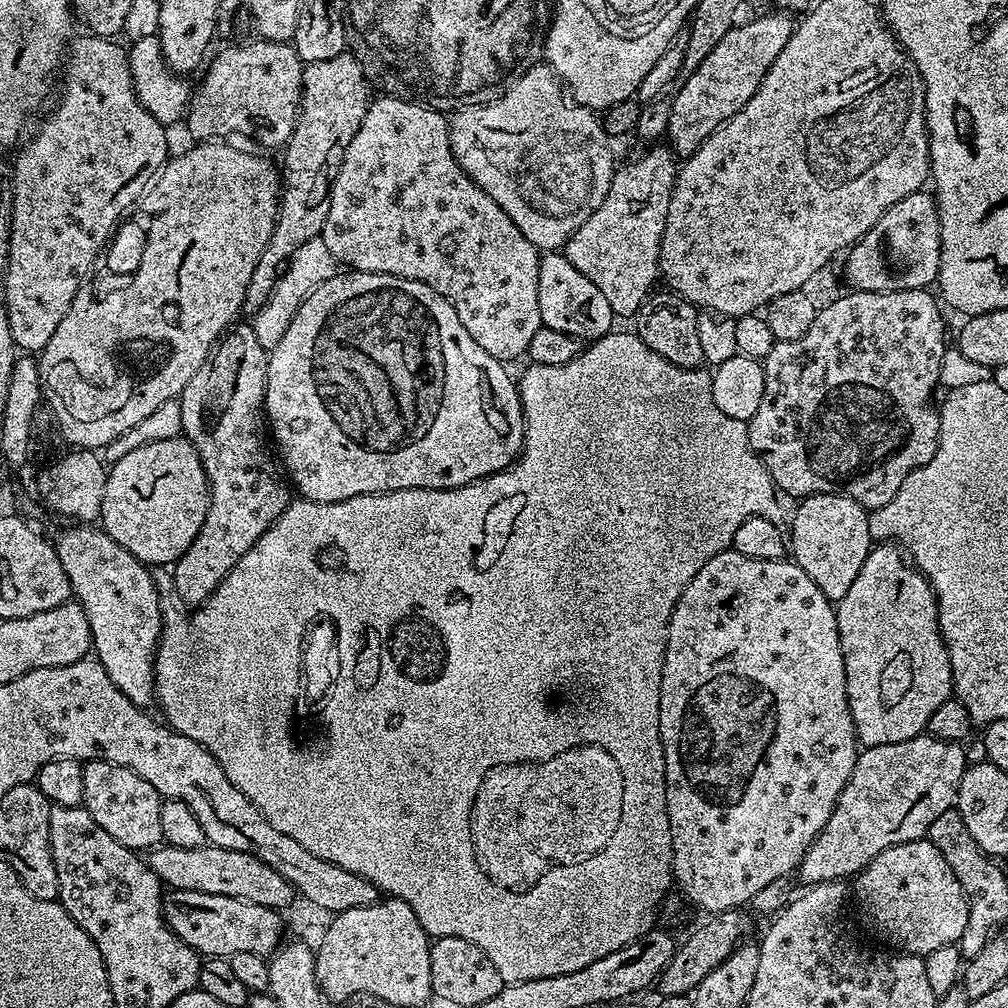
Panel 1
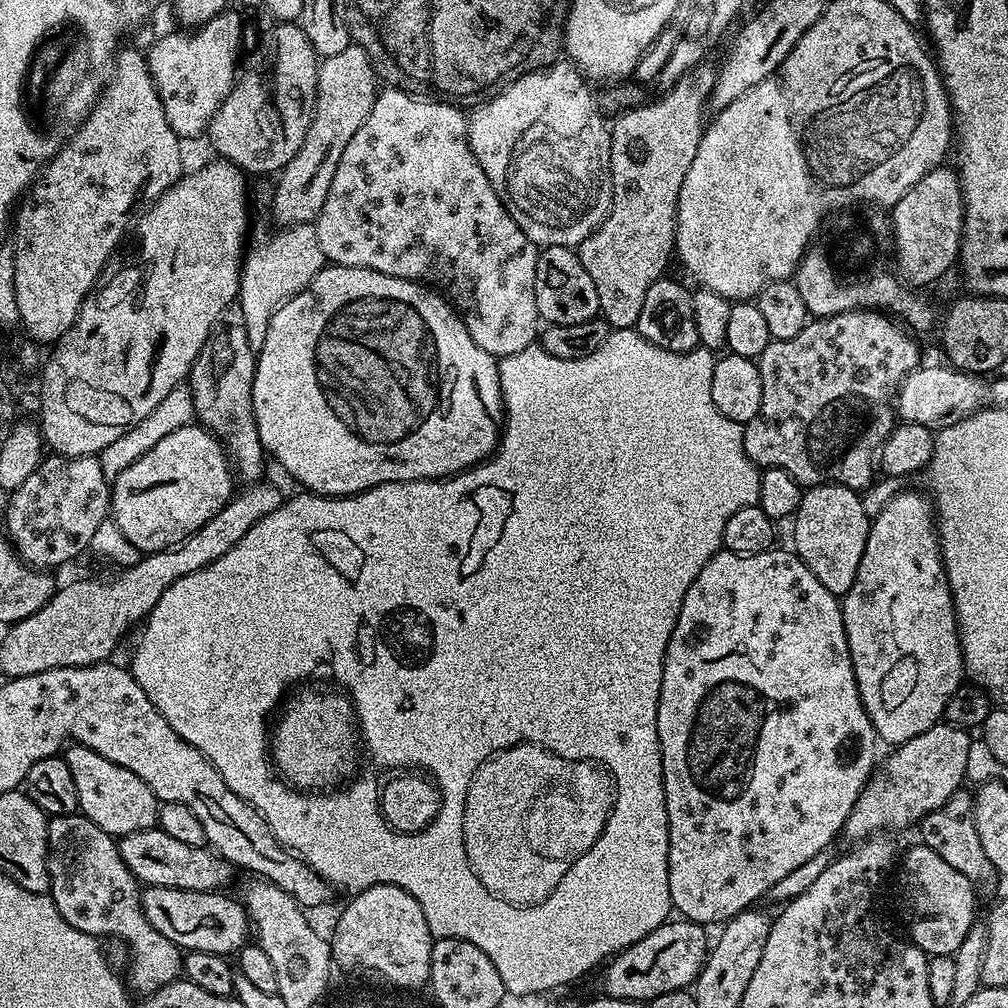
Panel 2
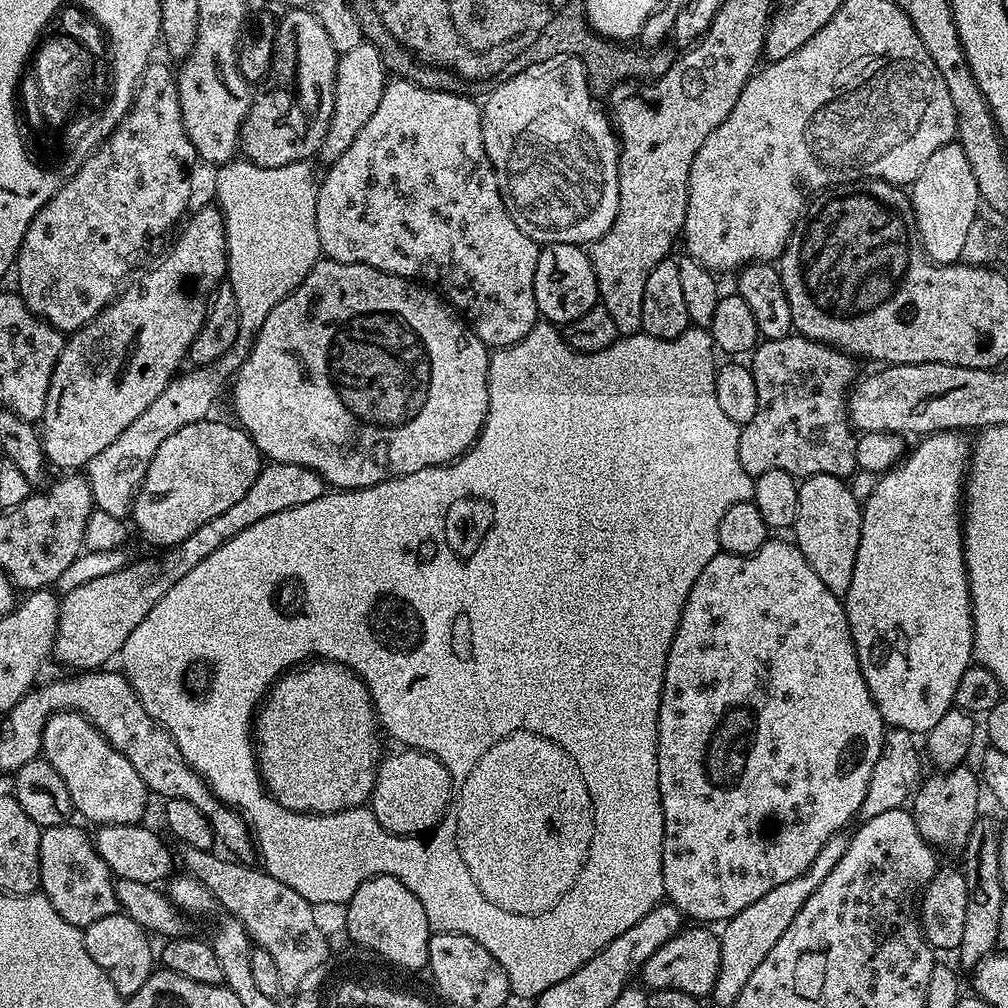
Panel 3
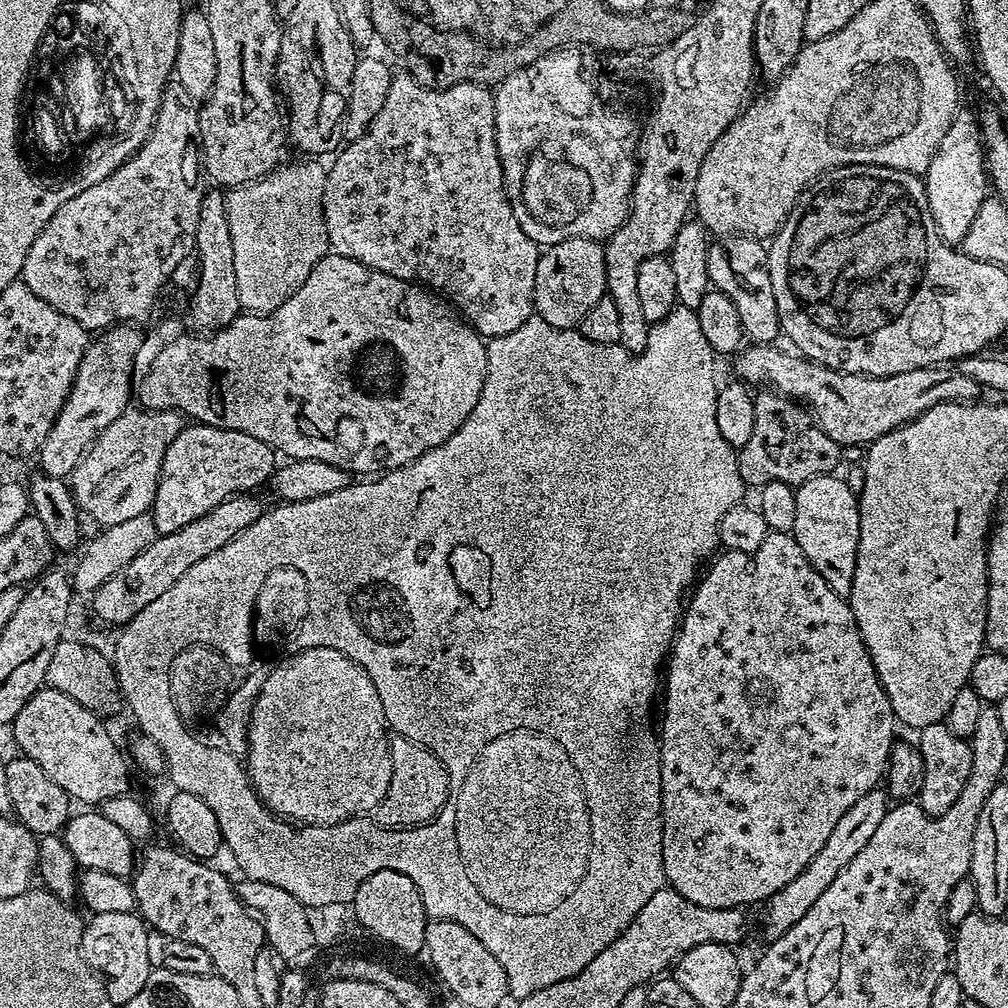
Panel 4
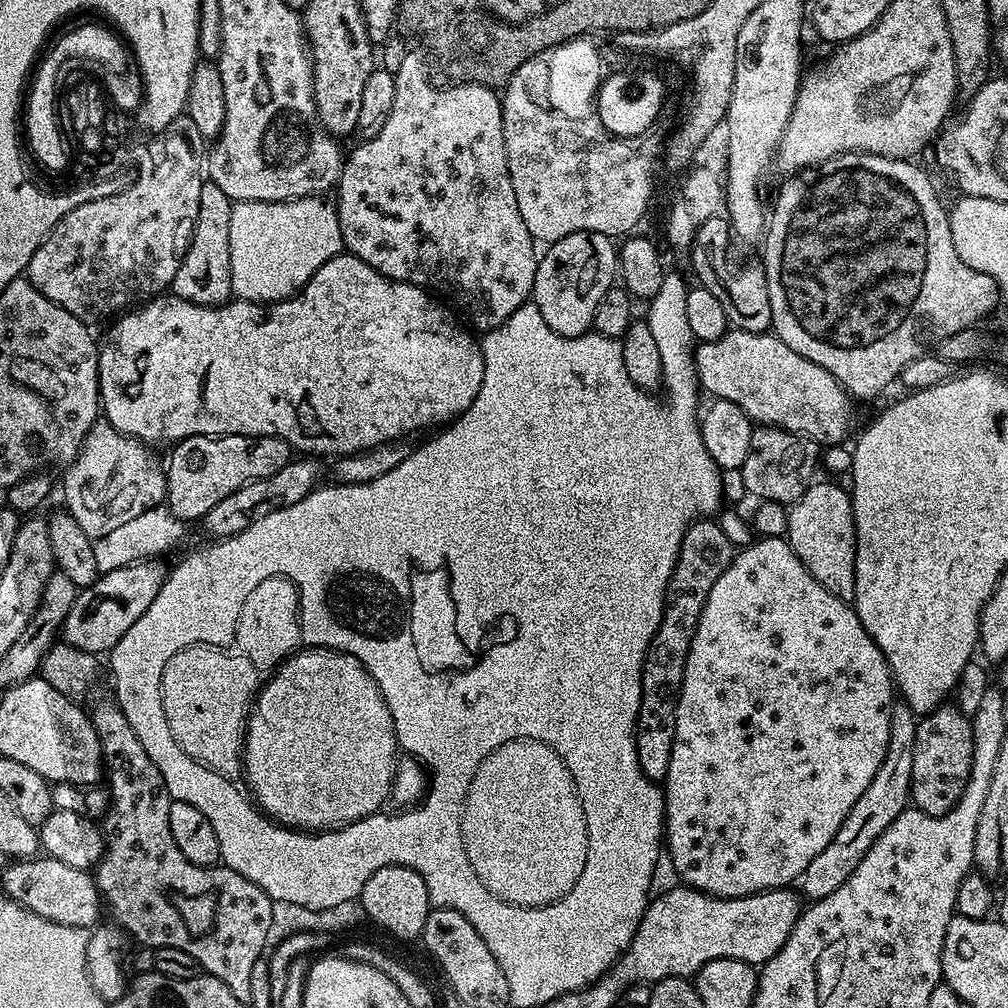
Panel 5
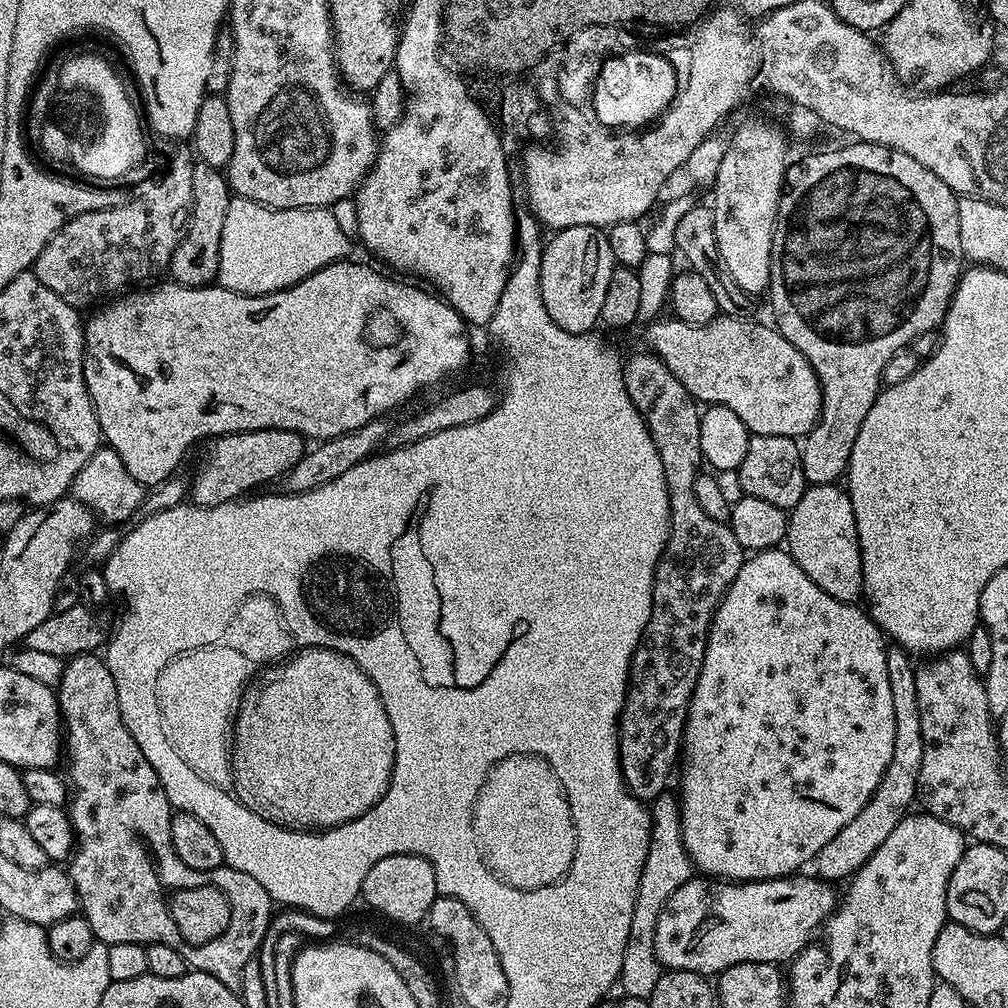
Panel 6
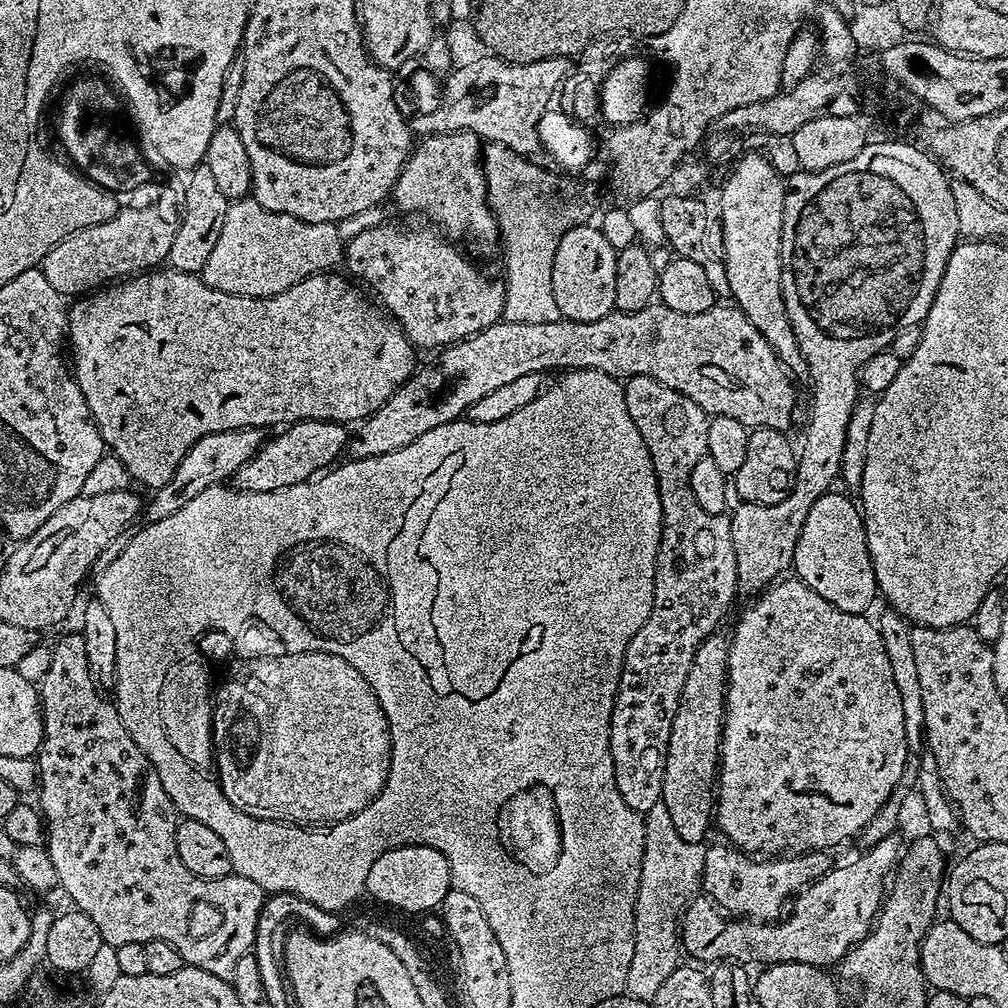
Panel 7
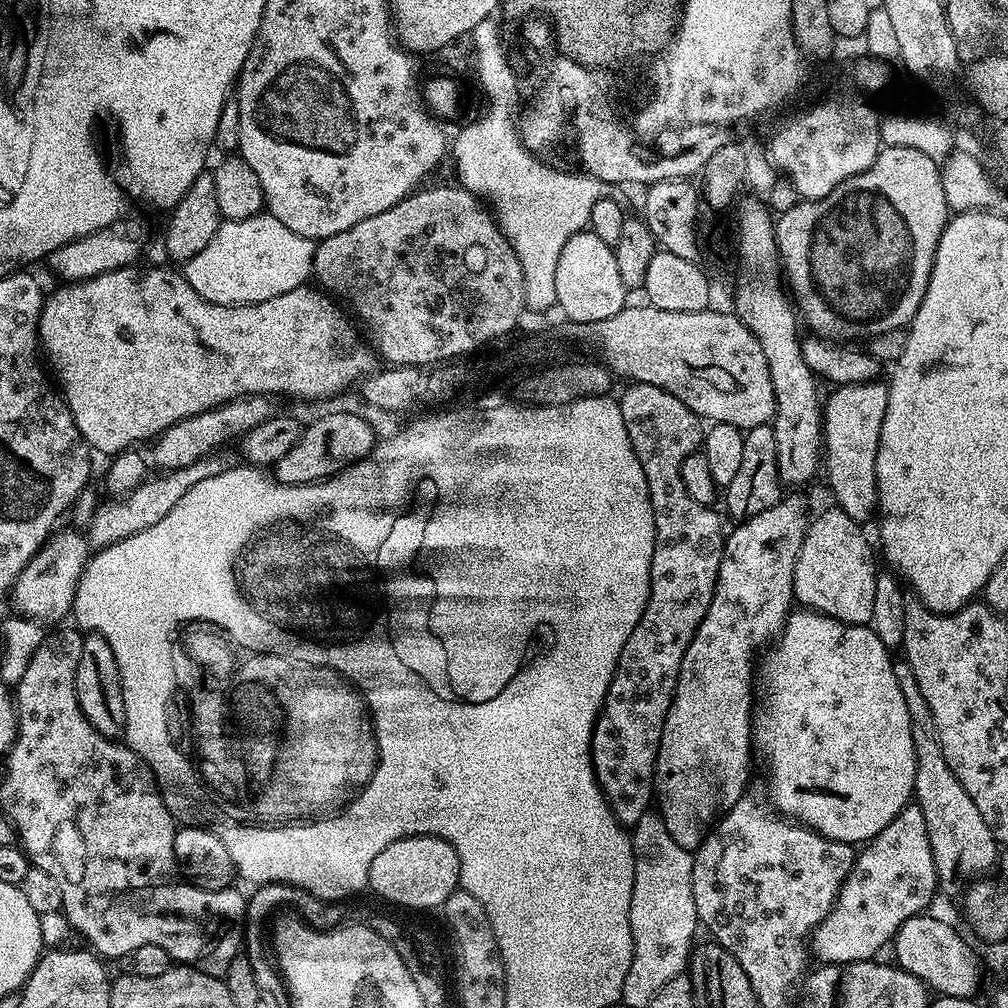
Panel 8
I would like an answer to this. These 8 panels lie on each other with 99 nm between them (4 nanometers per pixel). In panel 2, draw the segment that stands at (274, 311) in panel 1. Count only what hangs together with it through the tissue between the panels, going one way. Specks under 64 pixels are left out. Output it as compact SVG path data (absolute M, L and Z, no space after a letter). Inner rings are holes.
M295 224L293 228L286 228L286 234L280 233L280 238L274 238L274 242L266 238L266 246L258 246L254 254L246 255L250 262L242 265L246 274L240 274L238 306L246 321L246 332L250 332L250 346L258 350L262 342L266 342L266 330L270 330L273 312L290 297L297 296L326 267L326 261L312 224Z

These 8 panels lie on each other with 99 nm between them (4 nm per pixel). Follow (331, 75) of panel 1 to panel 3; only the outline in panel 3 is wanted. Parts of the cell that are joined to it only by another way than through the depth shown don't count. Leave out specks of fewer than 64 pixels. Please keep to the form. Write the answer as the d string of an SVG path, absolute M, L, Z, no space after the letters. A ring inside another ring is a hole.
M362 42L354 46L354 50L339 53L334 82L334 110L330 118L330 126L326 130L326 138L318 153L319 159L325 160L325 165L330 166L335 160L342 158L346 150L350 150L350 142L358 138L358 130L362 130L362 126L370 122L370 114L378 110L378 102L382 102L385 83L384 59L373 44Z

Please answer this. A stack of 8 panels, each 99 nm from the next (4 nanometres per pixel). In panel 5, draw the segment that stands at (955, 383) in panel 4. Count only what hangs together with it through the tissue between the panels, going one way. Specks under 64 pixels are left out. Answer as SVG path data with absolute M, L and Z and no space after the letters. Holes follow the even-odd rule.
M729 330L724 333L722 338L718 338L717 340L705 340L697 343L694 348L694 359L696 362L696 376L700 380L701 389L703 389L705 393L709 392L709 397L717 400L729 400L738 406L742 406L742 410L746 410L748 417L757 425L784 428L787 432L797 433L801 437L807 438L820 446L839 445L841 441L843 441L840 439L852 428L853 397L848 395L848 391L846 391L829 372L822 370L822 366L818 366L814 362L802 358L802 354L794 354L794 350L790 350L790 346L786 346L786 342L782 342L775 334L769 334L768 332L741 332L739 330Z

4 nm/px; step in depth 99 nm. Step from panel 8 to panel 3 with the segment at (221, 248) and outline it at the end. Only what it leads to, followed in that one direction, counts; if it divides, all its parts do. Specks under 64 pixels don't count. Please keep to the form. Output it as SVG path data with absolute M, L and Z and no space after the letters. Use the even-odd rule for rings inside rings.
M233 158L221 164L216 172L216 200L224 216L224 233L228 243L228 271L226 282L234 290L234 302L238 302L244 315L244 328L260 328L260 312L270 314L268 304L278 306L276 296L287 298L284 288L293 292L292 284L292 184L318 184L318 176L312 173L313 165L299 160L286 166L263 168L243 158Z

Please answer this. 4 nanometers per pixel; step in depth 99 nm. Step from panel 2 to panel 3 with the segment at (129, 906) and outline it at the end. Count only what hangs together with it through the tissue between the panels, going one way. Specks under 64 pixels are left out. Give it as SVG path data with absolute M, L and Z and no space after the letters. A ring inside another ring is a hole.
M76 822L59 824L43 829L40 833L40 845L38 846L38 858L40 859L40 886L39 891L43 892L46 898L50 898L50 906L66 918L78 929L86 929L92 922L97 922L107 915L114 915L118 912L116 903L116 885L112 871L102 862L98 854L93 837L88 836L76 825Z

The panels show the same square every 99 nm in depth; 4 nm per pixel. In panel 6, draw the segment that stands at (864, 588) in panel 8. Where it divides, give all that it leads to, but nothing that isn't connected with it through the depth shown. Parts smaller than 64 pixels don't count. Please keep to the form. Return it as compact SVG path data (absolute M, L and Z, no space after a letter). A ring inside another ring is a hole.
M813 484L805 487L802 498L788 512L788 535L786 551L792 556L792 561L802 566L804 573L830 598L838 598L847 604L856 604L861 599L864 583L862 582L862 554L858 526L854 522L854 506L850 502L847 491L836 484Z

